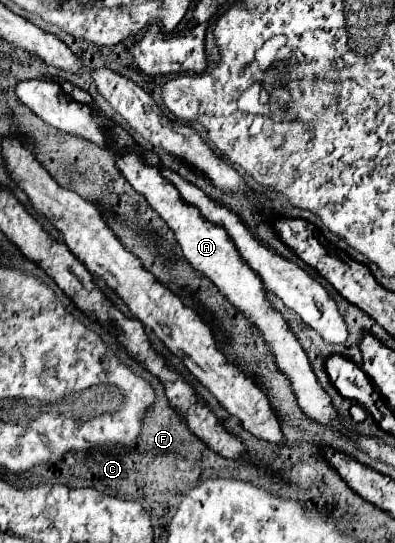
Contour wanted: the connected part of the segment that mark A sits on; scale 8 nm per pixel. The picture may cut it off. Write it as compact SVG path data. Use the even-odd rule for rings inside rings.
M127 153L127 155L121 155L115 159L117 161L117 167L121 169L121 173L125 175L125 179L133 185L133 189L141 195L145 195L145 199L149 201L149 205L165 219L165 223L175 231L175 237L177 237L177 243L185 255L185 259L197 269L201 271L203 275L207 275L217 287L219 291L237 307L241 309L251 323L255 323L265 341L271 345L271 351L277 359L277 367L291 379L291 387L295 391L295 397L297 397L297 403L301 405L301 409L305 411L305 415L309 415L311 419L319 421L319 423L333 423L335 429L339 429L339 421L337 421L337 415L335 415L335 409L331 405L331 399L329 395L321 389L321 385L317 383L317 377L315 373L311 371L311 365L309 365L309 359L305 355L305 351L301 349L299 341L291 335L291 331L287 329L285 325L285 319L273 311L265 299L265 289L263 289L263 283L261 279L255 275L255 271L251 271L245 261L239 257L237 249L233 247L229 235L225 233L223 227L219 225L213 225L209 221L205 221L201 217L201 213L191 207L191 205L185 205L179 197L179 191L167 181L161 177L159 169L157 167L151 167L151 165L145 165L143 159L135 153Z

